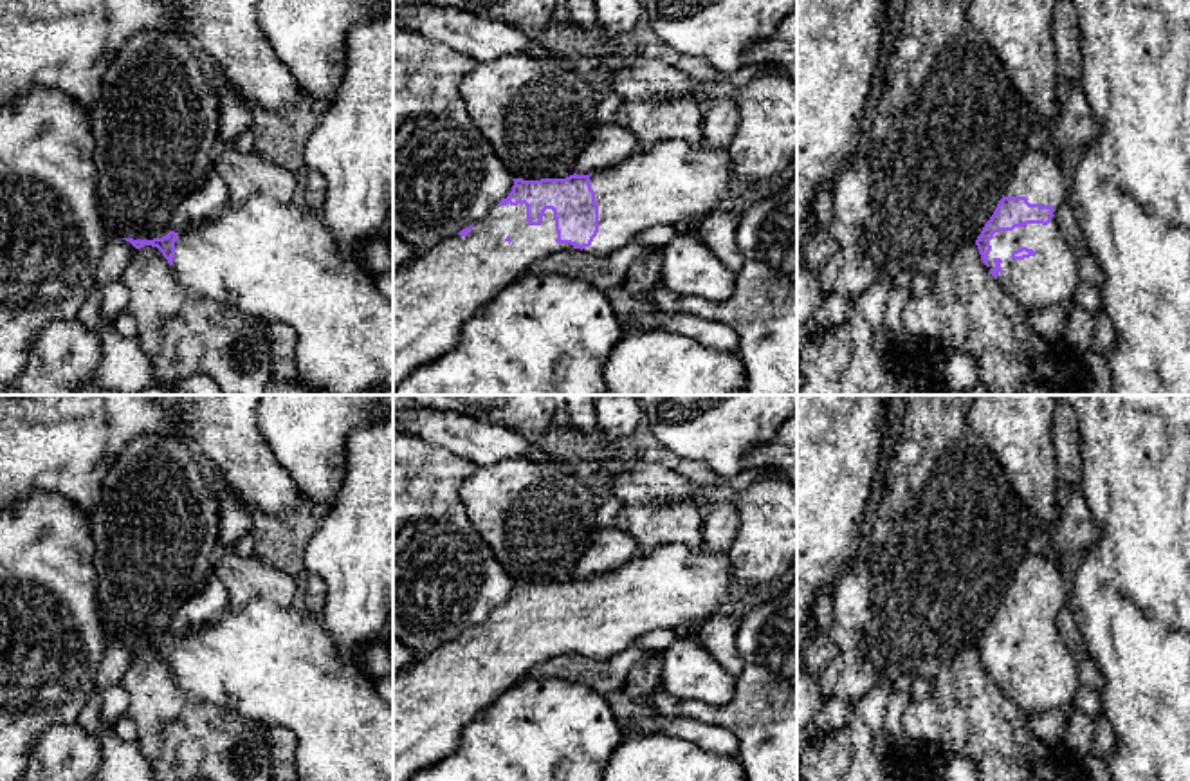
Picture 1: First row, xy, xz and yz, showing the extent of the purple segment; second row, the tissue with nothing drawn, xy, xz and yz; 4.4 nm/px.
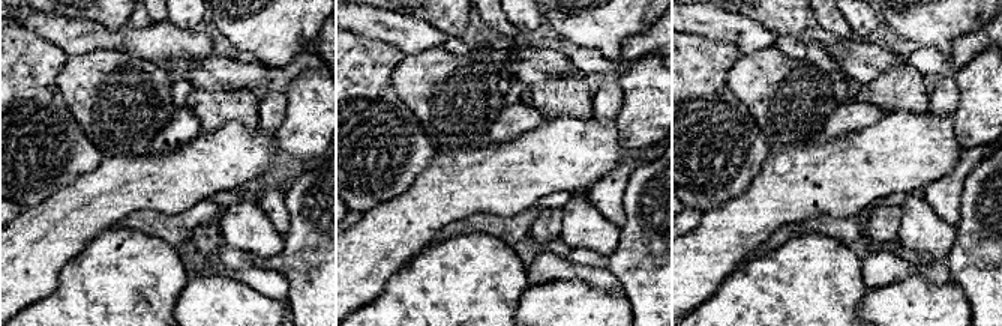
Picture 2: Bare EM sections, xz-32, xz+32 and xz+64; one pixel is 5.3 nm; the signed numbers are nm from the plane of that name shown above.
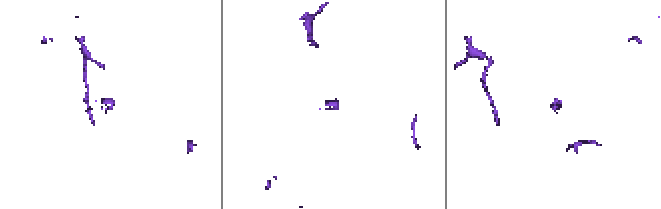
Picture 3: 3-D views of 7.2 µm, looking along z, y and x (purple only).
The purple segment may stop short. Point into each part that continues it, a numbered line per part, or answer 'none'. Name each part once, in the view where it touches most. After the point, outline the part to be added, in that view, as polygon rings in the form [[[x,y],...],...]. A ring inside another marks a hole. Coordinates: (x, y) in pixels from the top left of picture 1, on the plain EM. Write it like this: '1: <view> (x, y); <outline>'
1: yz (1048, 682); [[[1028,554],[1002,601],[1026,601],[1030,608],[1049,608],[1055,620],[1048,629],[1028,628],[995,637],[990,644],[988,673],[995,671],[995,662],[1002,664],[997,685],[1024,716],[1071,707],[1082,684],[1075,657],[1057,626],[1058,613],[1069,602],[1058,561]],[[1021,651],[1033,653],[1035,658],[1012,664],[1012,657]]]

